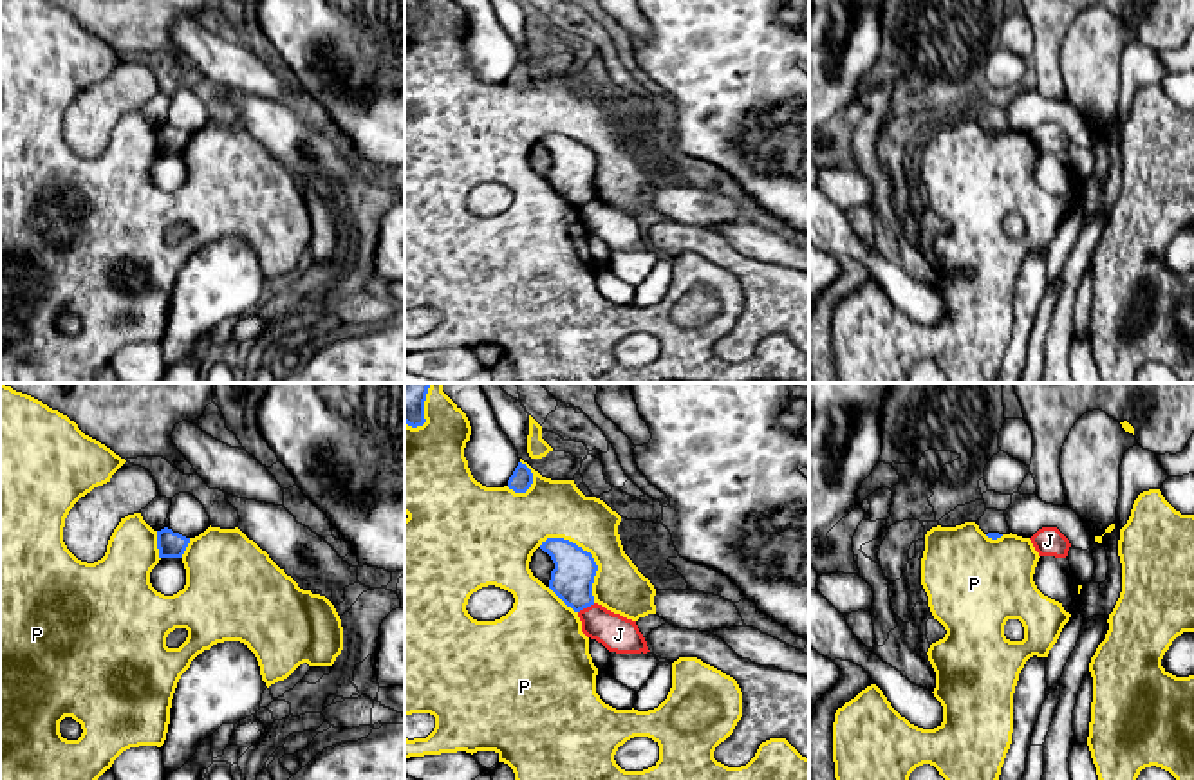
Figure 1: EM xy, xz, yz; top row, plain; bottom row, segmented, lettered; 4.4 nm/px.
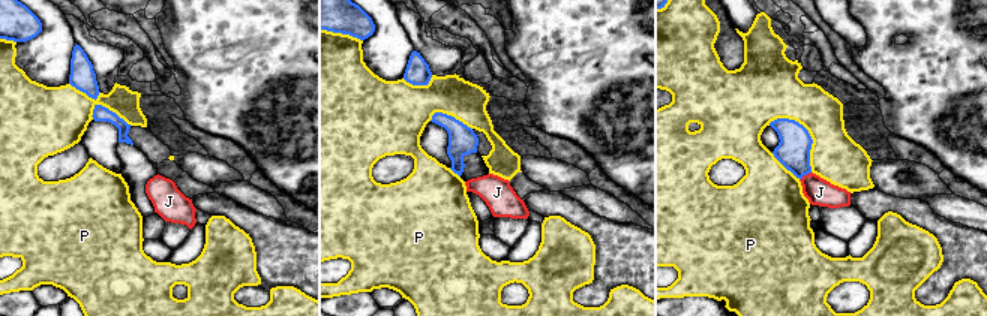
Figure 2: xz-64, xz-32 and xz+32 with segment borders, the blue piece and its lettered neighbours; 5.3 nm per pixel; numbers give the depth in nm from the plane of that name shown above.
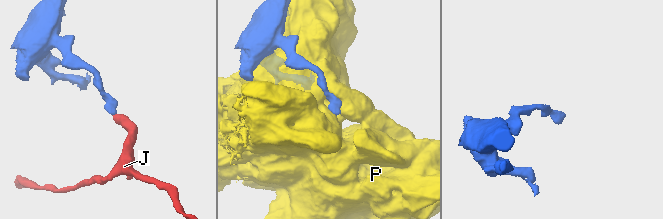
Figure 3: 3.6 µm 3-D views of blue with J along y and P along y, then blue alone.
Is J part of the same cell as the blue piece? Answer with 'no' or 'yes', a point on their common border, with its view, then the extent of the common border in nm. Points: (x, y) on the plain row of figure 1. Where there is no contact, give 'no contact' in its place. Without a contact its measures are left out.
no; meets blue in xz at (586, 203); contact 90 nm long

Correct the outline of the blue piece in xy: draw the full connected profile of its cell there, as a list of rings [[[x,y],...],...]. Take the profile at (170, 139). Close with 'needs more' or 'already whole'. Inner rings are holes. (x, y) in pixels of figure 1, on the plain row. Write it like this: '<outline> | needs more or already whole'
[[[168,123],[157,126],[159,153],[182,153],[188,139],[190,139],[190,134],[179,128],[173,128]]] | already whole

